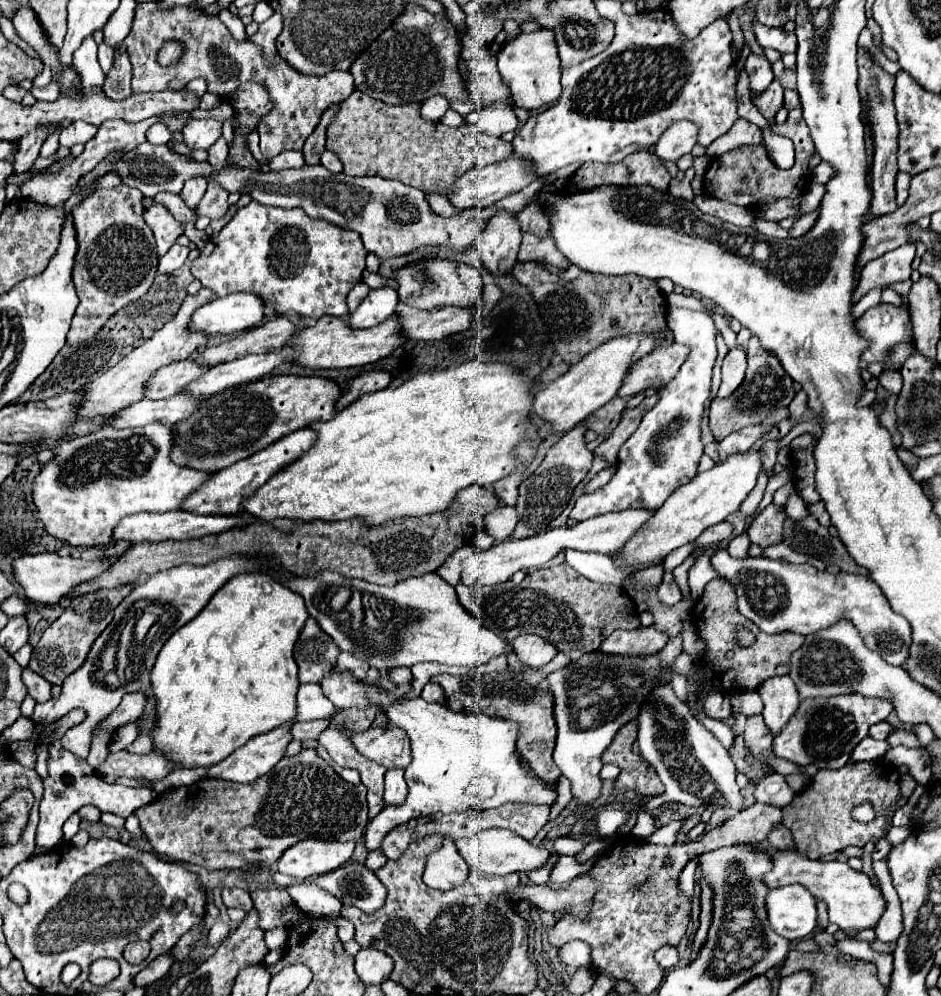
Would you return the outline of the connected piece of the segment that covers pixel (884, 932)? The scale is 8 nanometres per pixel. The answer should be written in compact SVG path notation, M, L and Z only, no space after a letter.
M874 862L874 872L880 880L880 886L884 890L884 900L886 900L886 910L876 924L876 938L882 942L896 942L900 932L902 932L902 910L900 910L900 900L898 894L890 882L890 874L886 868L886 862Z

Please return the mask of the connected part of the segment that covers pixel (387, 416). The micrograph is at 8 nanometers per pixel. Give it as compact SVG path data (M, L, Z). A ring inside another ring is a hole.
M470 360L456 368L418 374L396 388L364 394L332 420L312 422L310 428L318 434L316 444L296 462L276 472L276 476L270 476L240 506L262 522L276 518L302 522L360 518L364 524L382 524L398 516L442 512L462 488L470 484L494 484L520 464L514 456L514 446L524 440L524 428L534 400L534 392L528 392L528 380L508 364Z

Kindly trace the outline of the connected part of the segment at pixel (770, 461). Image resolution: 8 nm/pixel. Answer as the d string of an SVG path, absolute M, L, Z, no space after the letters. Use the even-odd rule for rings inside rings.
M768 440L768 442L762 446L761 450L763 468L768 474L770 474L773 472L774 466L777 463L777 454L778 450L780 450L780 440Z

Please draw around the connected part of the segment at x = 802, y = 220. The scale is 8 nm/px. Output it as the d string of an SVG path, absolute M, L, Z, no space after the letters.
M818 210L816 212L810 212L810 214L804 214L800 216L788 230L788 236L790 238L800 238L804 234L808 234L812 230L812 226L816 224L816 216L818 216Z

